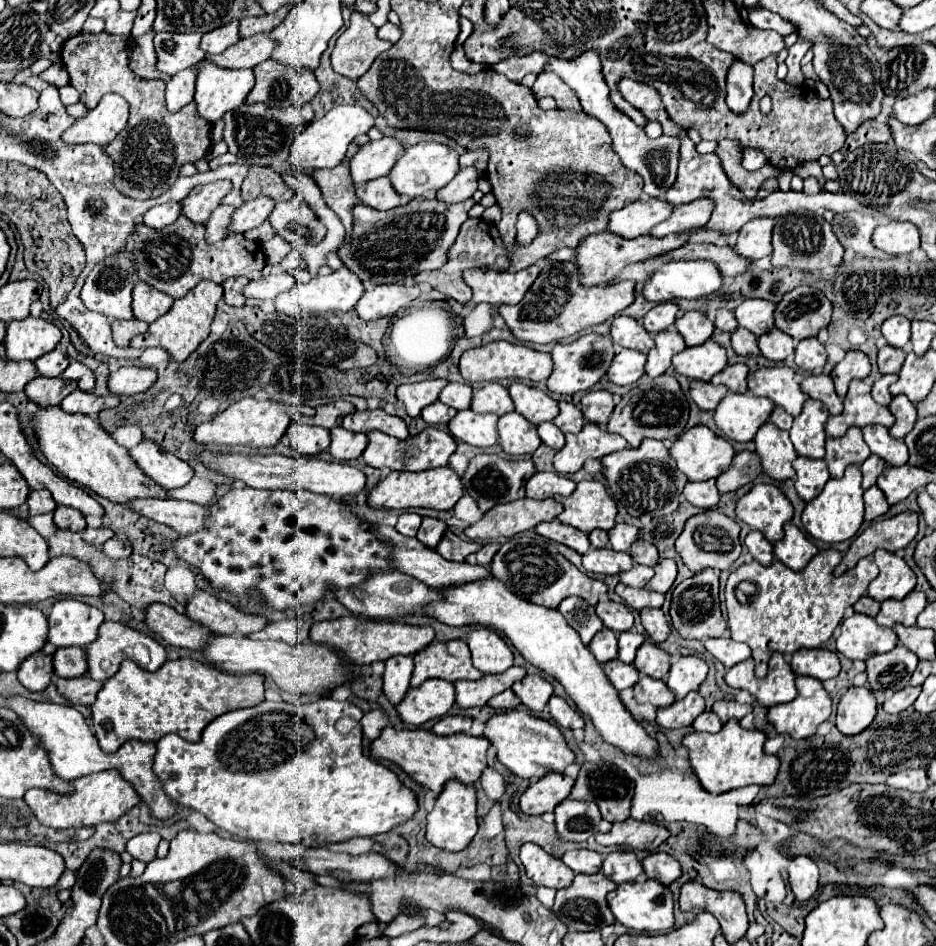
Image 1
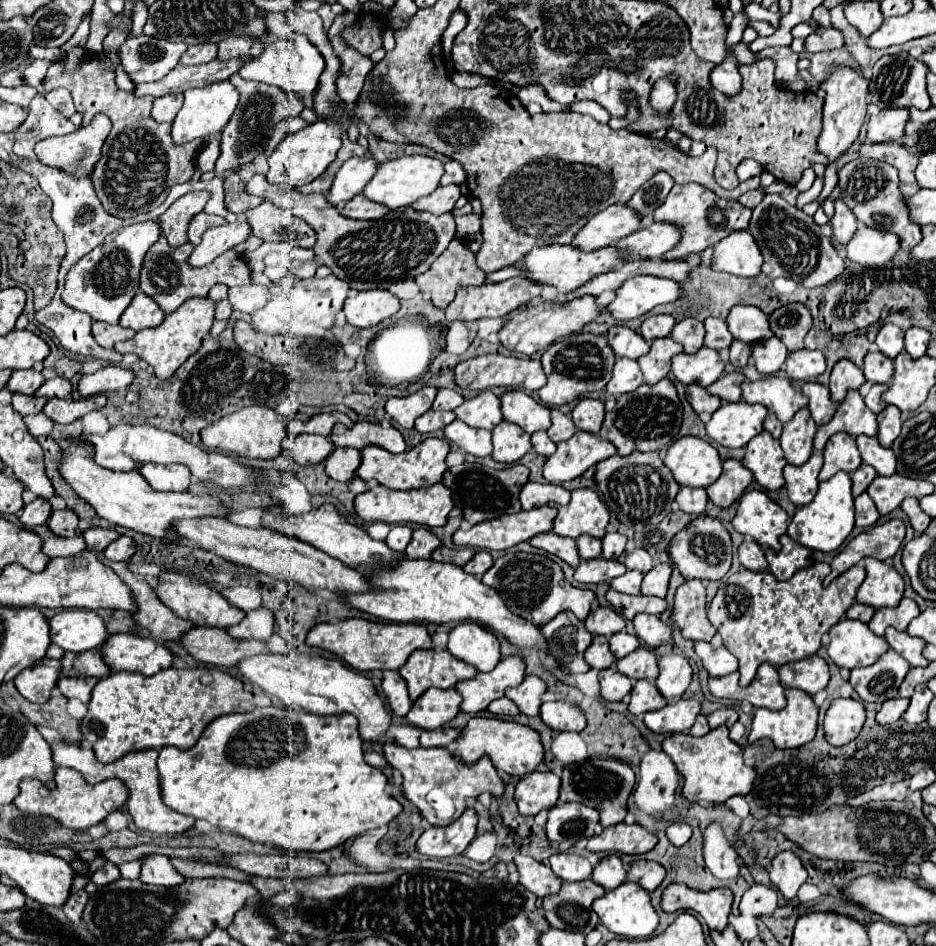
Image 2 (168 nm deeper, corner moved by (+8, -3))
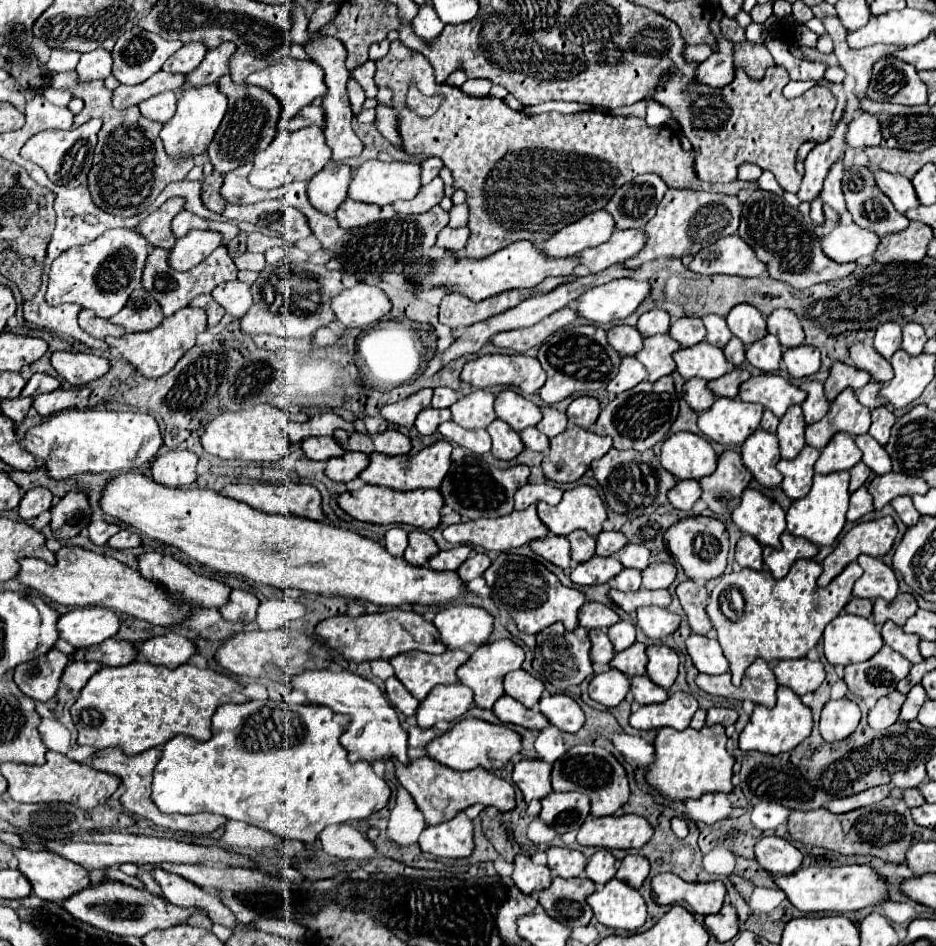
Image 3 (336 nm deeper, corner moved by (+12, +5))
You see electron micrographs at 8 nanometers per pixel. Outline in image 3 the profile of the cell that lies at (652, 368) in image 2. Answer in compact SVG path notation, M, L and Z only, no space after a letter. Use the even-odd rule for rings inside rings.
M656 334L644 340L644 348L636 354L636 358L648 370L648 382L656 382L662 376L668 376L676 370L672 354L680 350L680 344L670 338L670 334Z

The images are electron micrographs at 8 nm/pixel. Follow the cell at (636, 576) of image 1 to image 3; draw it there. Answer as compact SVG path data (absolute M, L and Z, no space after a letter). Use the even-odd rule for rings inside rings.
M624 568L616 578L616 588L626 592L626 590L638 590L640 588L640 570L634 568Z

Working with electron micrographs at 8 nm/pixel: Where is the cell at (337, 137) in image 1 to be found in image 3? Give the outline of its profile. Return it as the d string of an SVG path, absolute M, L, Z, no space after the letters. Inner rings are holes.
M308 126L308 128L296 130L296 132L278 132L274 142L266 150L256 154L254 168L248 176L248 180L252 186L264 188L264 190L274 190L274 188L286 186L296 180L308 182L314 174L318 174L328 164L328 160L330 160L330 148L326 144L322 128Z

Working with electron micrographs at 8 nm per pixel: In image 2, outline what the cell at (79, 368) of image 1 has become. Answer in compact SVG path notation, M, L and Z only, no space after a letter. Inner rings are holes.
M56 376L52 380L46 380L40 390L36 390L36 396L46 396L46 398L68 398L72 394L72 382L64 376Z

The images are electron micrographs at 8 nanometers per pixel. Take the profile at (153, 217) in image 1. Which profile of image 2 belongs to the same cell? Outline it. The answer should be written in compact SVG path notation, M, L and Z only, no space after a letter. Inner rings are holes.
M144 220L118 228L112 232L104 244L86 254L78 264L74 264L66 276L66 288L62 300L76 310L90 314L94 320L108 324L118 324L122 312L132 302L132 296L138 292L138 274L142 268L144 254L160 238L160 224L156 220Z

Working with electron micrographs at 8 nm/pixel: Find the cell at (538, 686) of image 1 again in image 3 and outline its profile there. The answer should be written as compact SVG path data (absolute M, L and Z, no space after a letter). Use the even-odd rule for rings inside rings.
M514 670L504 678L504 692L526 708L532 708L544 692L544 682L524 670Z

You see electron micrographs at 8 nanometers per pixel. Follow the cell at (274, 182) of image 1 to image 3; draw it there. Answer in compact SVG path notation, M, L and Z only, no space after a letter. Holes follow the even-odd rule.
M218 172L202 180L202 204L210 212L218 212L218 214L224 210L224 202L220 202L220 182L222 182L222 174Z

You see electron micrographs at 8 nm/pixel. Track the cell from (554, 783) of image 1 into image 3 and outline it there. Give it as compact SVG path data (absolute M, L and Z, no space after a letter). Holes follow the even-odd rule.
M520 760L514 764L514 782L524 794L524 802L540 800L552 792L550 786L552 766L544 760Z

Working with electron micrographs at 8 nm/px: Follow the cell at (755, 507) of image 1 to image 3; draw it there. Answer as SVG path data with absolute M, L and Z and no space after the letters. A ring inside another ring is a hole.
M744 490L742 504L732 512L732 520L744 534L754 536L762 546L780 548L780 536L786 530L786 514L774 500L758 490Z

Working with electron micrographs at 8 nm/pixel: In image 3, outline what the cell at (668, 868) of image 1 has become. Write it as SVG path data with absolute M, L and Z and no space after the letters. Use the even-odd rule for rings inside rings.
M628 854L620 862L616 878L622 880L622 882L626 882L632 888L640 888L642 882L646 880L646 876L648 876L648 870L650 870L650 864L648 864L646 858L642 858L638 854Z

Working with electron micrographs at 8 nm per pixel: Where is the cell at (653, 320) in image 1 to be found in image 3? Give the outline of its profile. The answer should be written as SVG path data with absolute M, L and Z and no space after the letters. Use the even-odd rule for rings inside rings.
M658 308L650 310L640 316L636 328L642 334L642 338L654 336L654 334L664 334L670 328L670 314L664 310L658 310Z

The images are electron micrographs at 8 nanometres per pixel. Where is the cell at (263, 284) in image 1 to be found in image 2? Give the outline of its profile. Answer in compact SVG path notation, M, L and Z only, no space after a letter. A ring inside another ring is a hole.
M248 284L248 286L236 286L228 290L228 300L238 312L254 314L258 308L262 308L270 300L272 292L268 286L260 284Z

